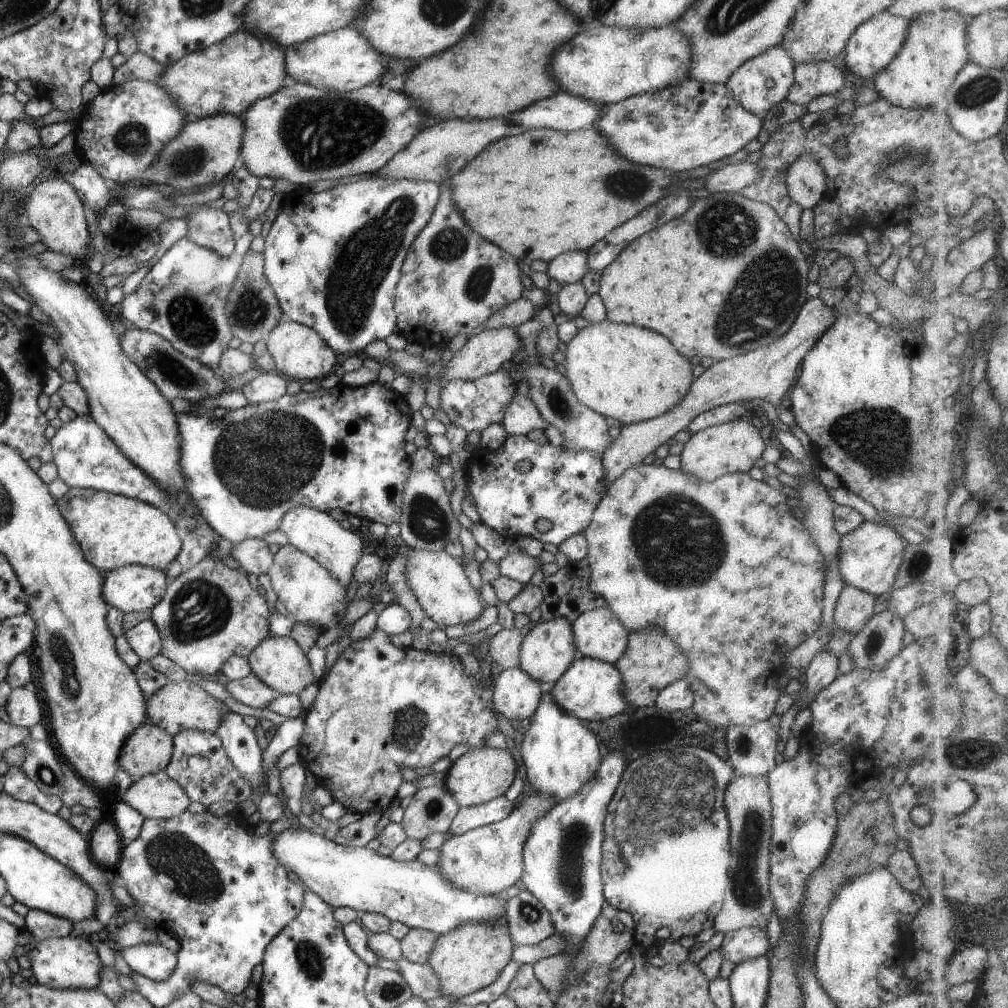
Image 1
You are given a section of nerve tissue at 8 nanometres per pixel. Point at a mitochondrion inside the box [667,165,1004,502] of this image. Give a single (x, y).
(763, 294)

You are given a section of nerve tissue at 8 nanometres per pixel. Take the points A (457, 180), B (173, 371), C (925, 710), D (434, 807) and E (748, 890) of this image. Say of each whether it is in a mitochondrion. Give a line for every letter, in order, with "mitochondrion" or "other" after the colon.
A: other
B: mitochondrion
C: mitochondrion
D: mitochondrion
E: mitochondrion

